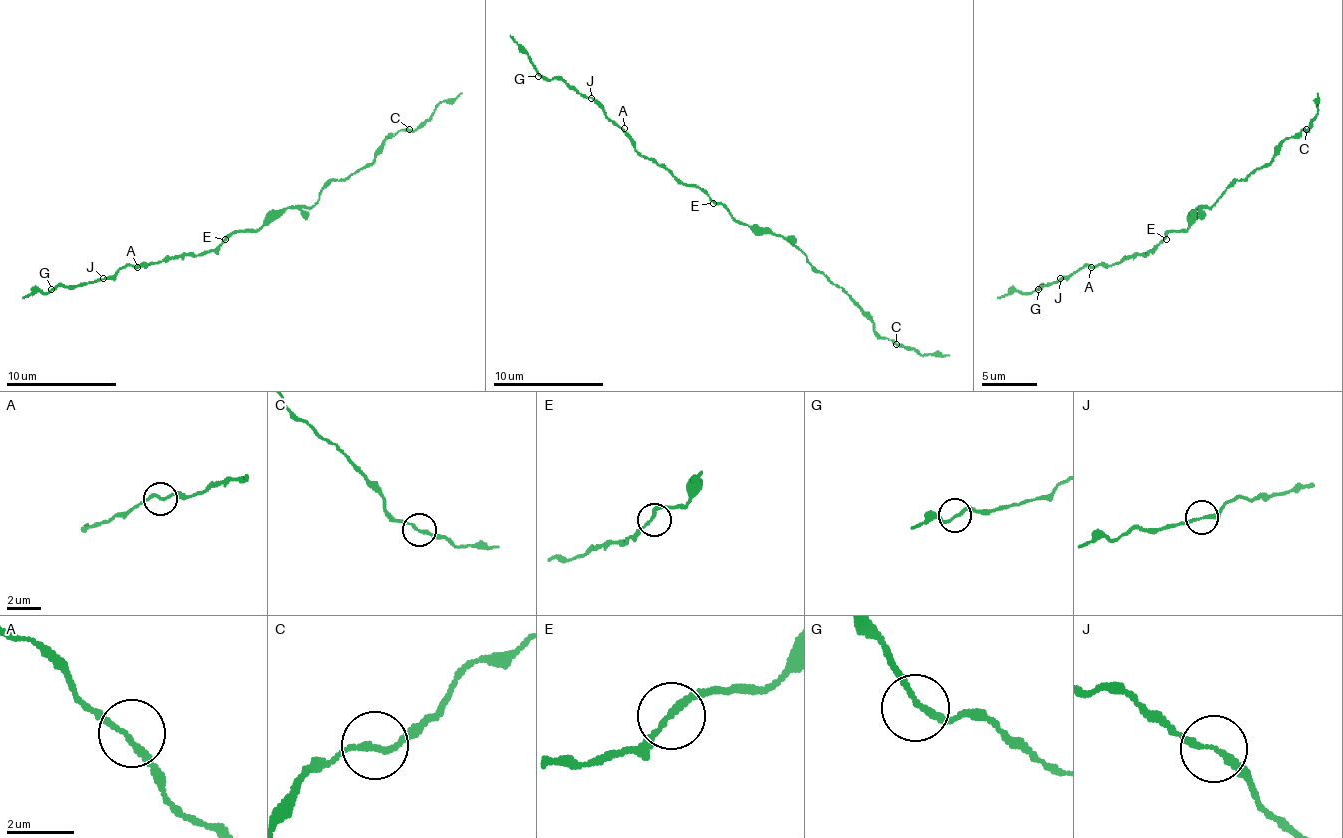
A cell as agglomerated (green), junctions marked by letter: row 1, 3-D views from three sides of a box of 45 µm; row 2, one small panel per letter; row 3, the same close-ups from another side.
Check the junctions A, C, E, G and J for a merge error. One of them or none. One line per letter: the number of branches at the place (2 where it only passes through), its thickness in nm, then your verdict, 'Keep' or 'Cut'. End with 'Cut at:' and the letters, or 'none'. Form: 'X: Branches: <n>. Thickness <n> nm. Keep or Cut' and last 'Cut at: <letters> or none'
A: Branches: 2. Thickness 170 nm. Keep
C: Branches: 2. Thickness 160 nm. Keep
E: Branches: 2. Thickness 180 nm. Keep
G: Branches: 2. Thickness 160 nm. Keep
J: Branches: 2. Thickness 180 nm. Keep
Cut at: none

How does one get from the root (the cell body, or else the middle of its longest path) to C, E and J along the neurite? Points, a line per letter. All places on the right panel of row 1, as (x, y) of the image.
C: (1179, 231), (1188, 228), (1196, 209), (1207, 209), (1235, 181), (1243, 181), (1265, 167), (1285, 139), (1307, 128)
E: (1179, 231), (1168, 231), (1166, 239)
J: (1179, 231), (1168, 231), (1149, 253), (1135, 253), (1113, 264), (1094, 267), (1085, 264), (1077, 272), (1060, 278)

